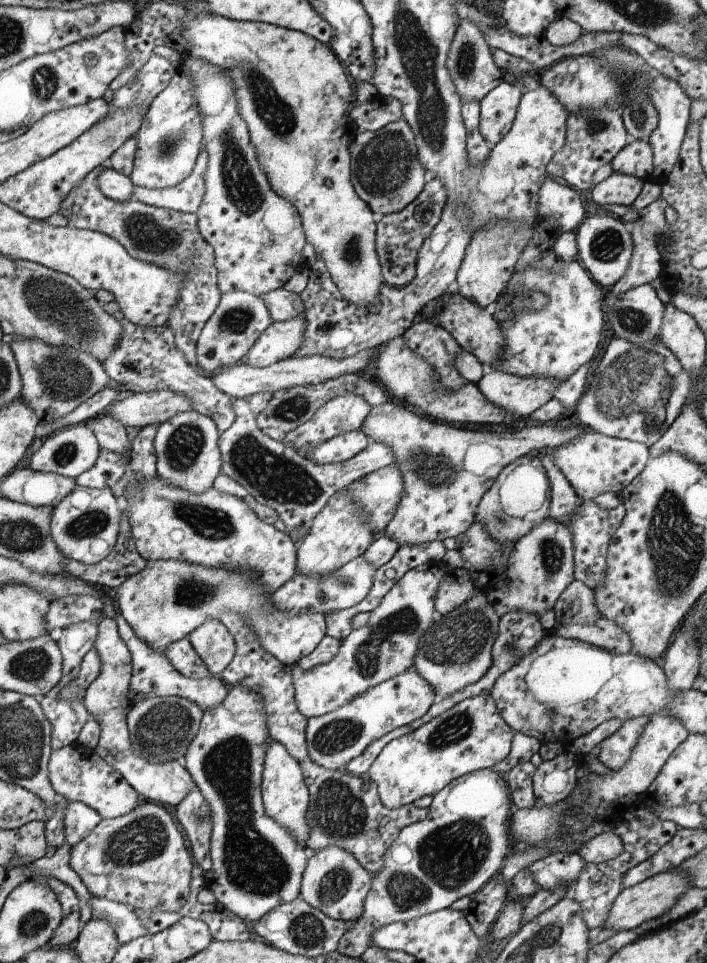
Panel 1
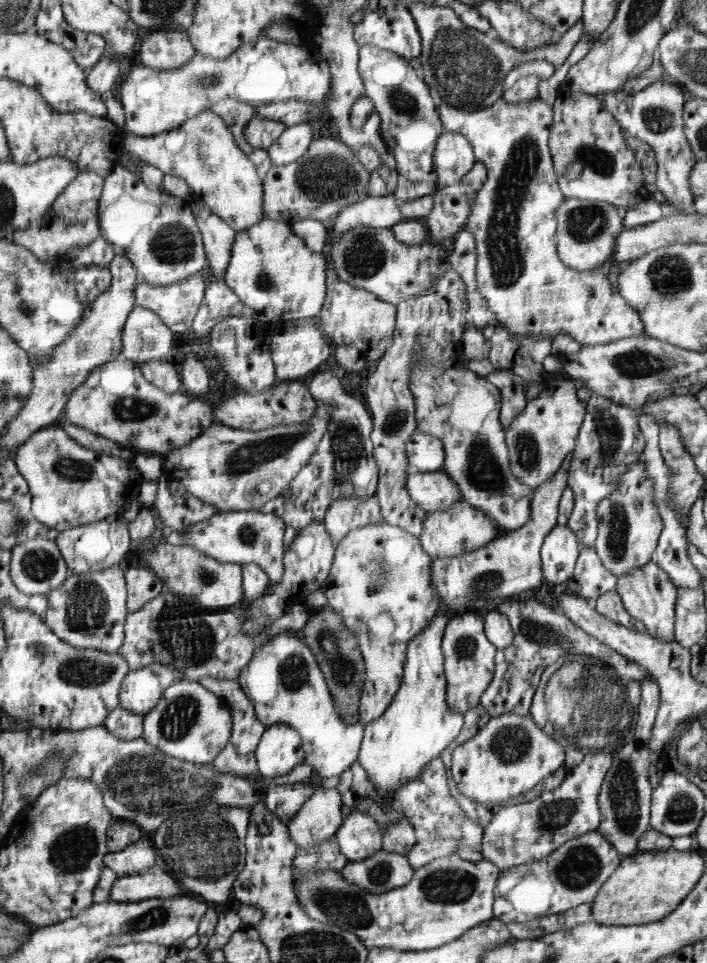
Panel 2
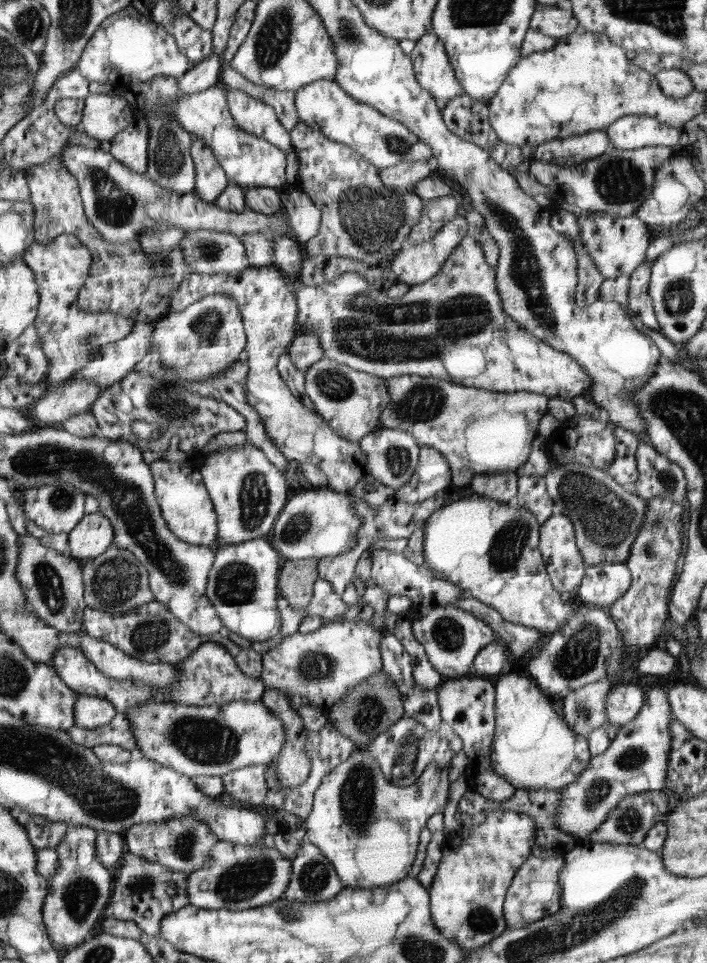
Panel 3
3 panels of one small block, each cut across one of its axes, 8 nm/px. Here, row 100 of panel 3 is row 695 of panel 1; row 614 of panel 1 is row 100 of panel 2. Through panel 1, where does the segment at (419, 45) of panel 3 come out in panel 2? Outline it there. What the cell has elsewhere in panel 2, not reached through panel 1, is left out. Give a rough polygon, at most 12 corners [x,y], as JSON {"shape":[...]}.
{"shape":[[413,2],[422,76],[466,112],[492,107],[523,62],[562,66],[580,19],[523,53],[465,25],[450,7]]}

